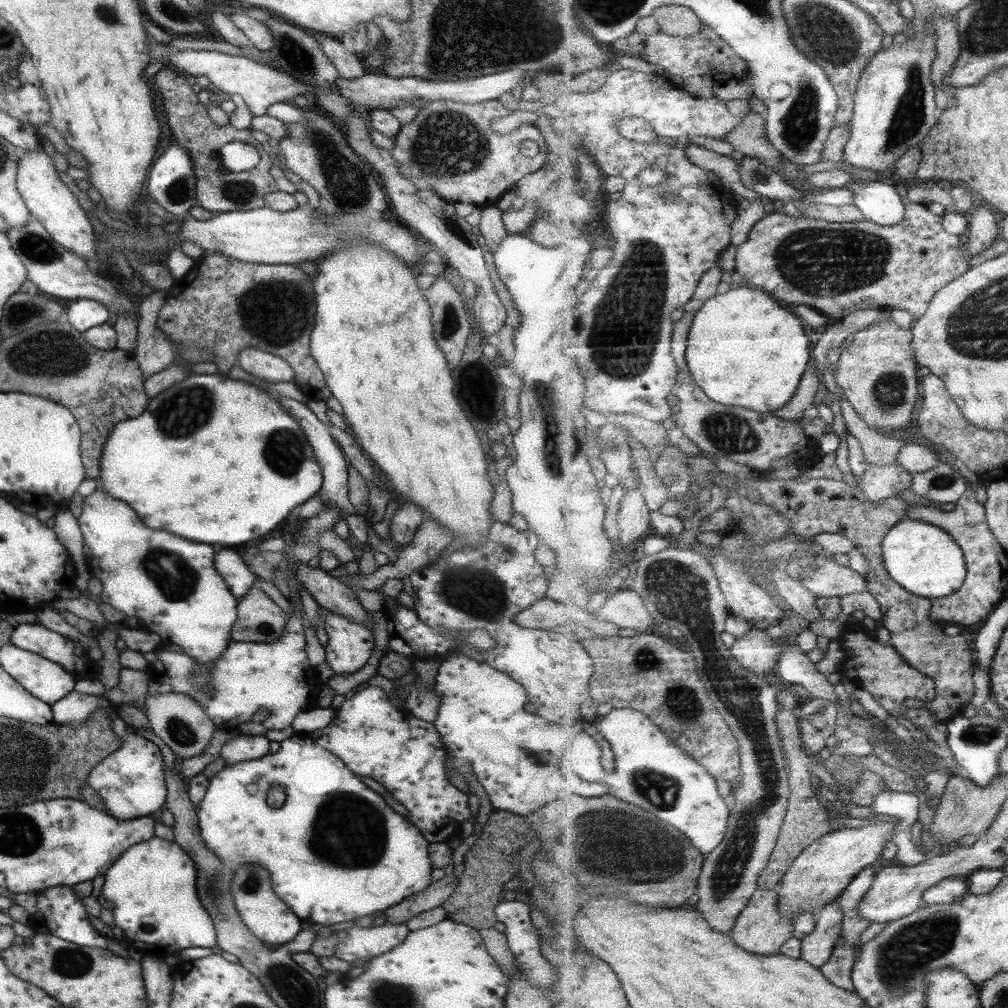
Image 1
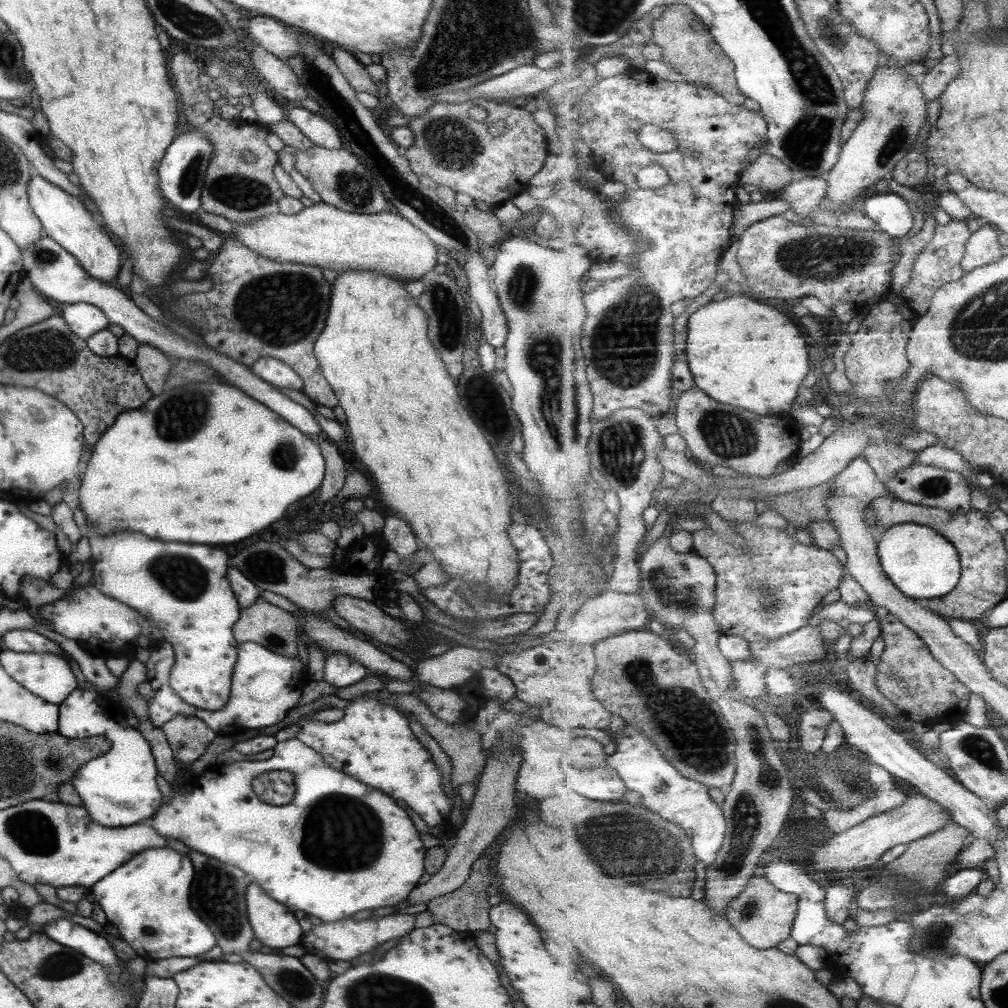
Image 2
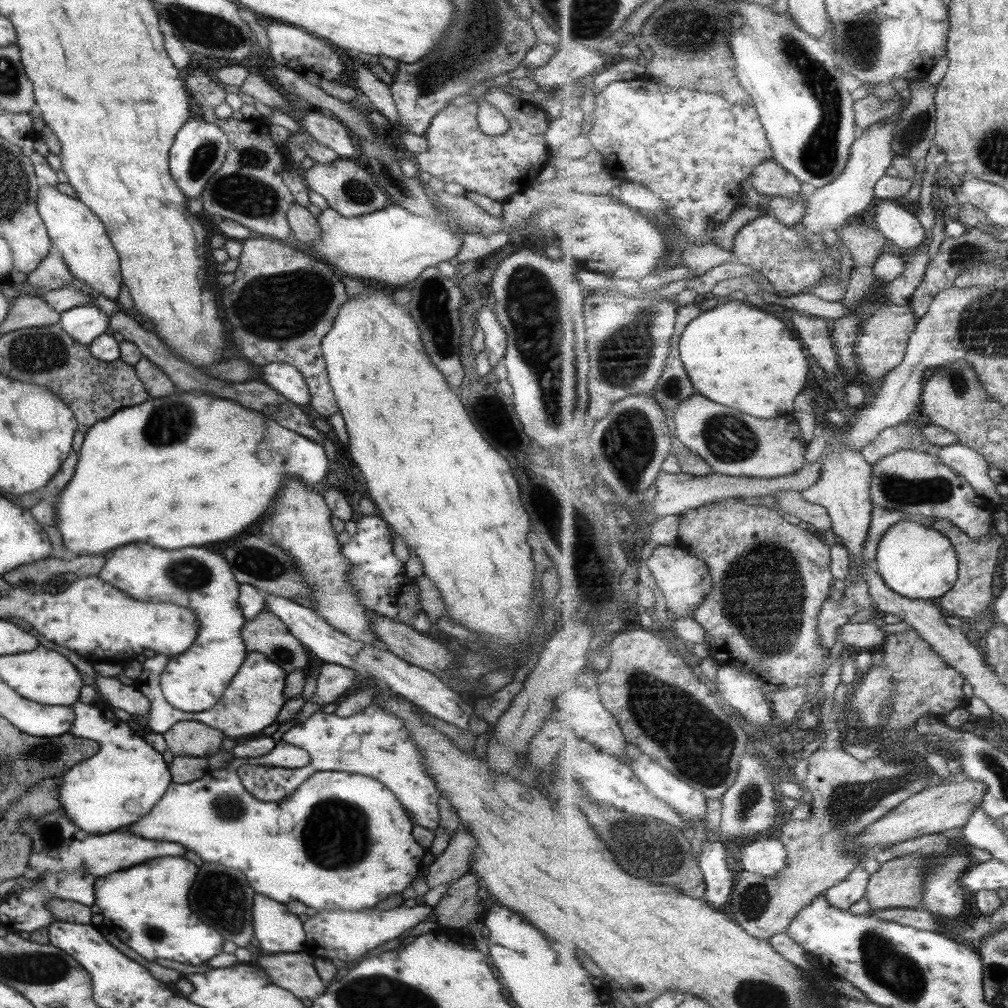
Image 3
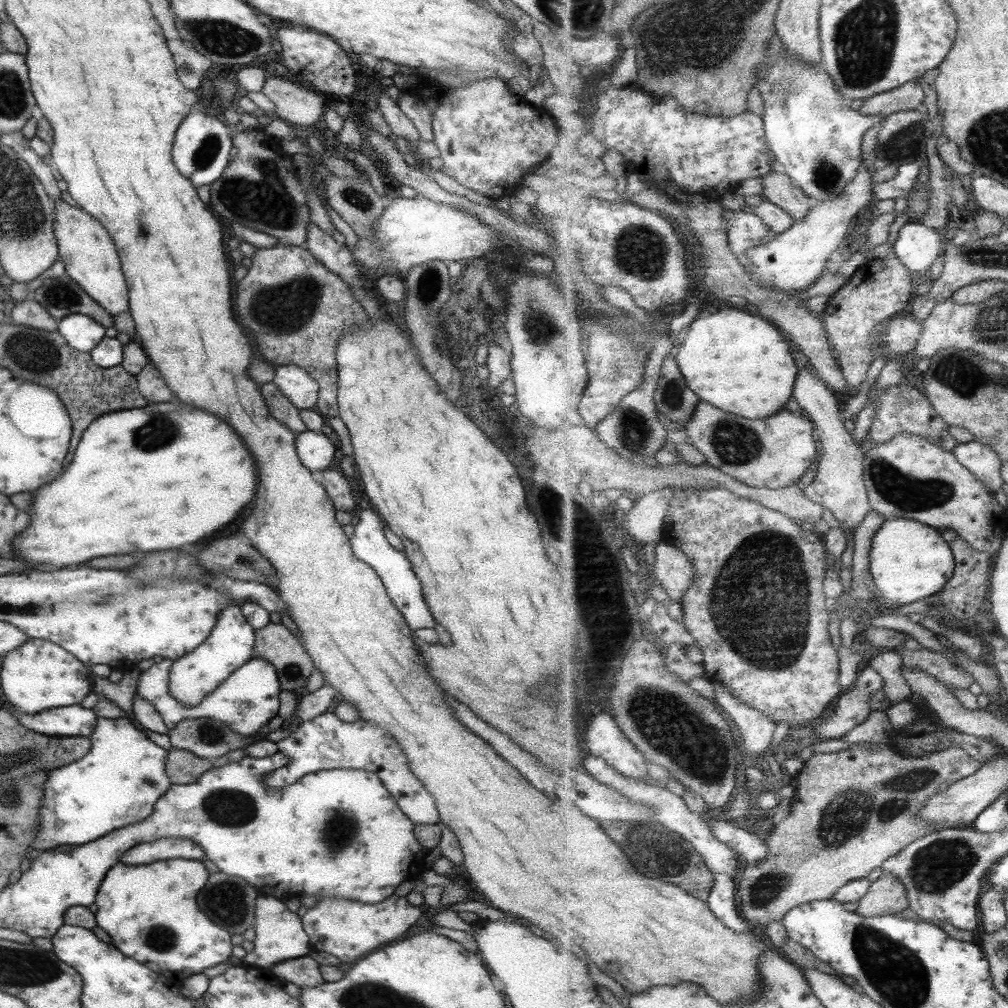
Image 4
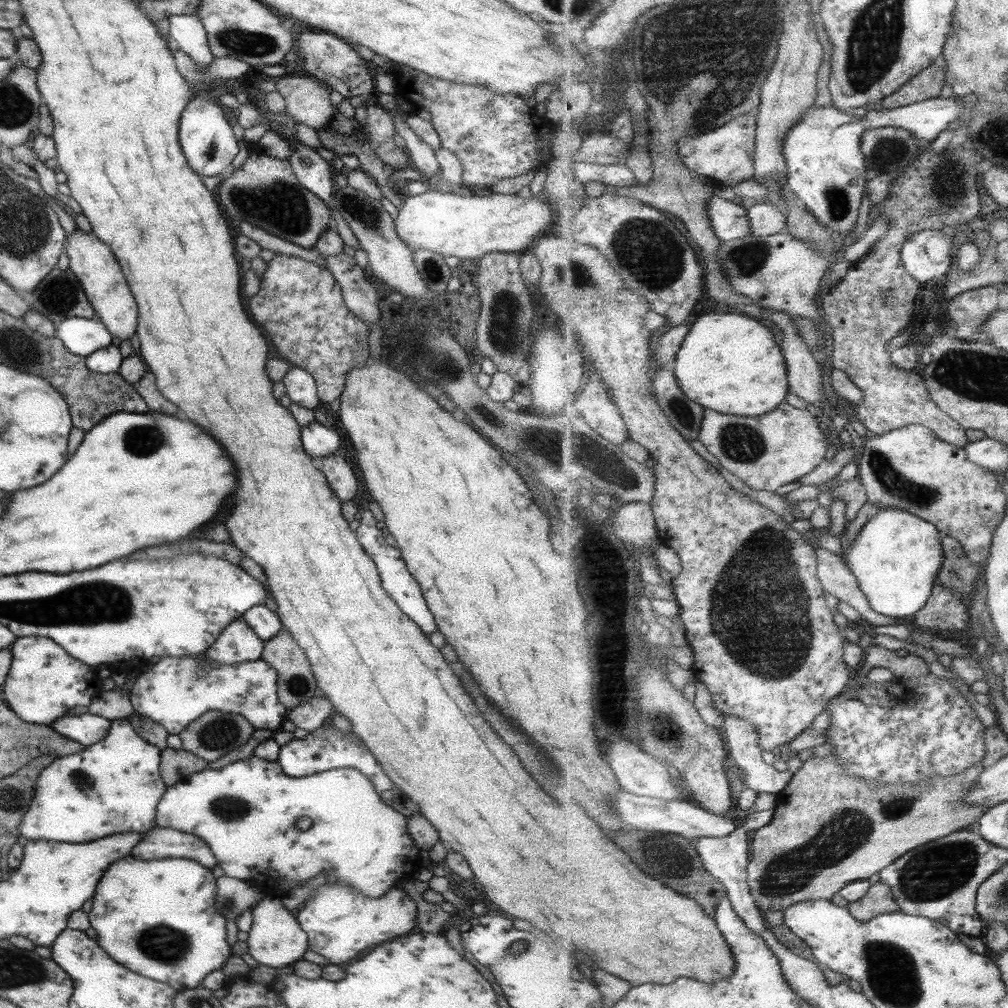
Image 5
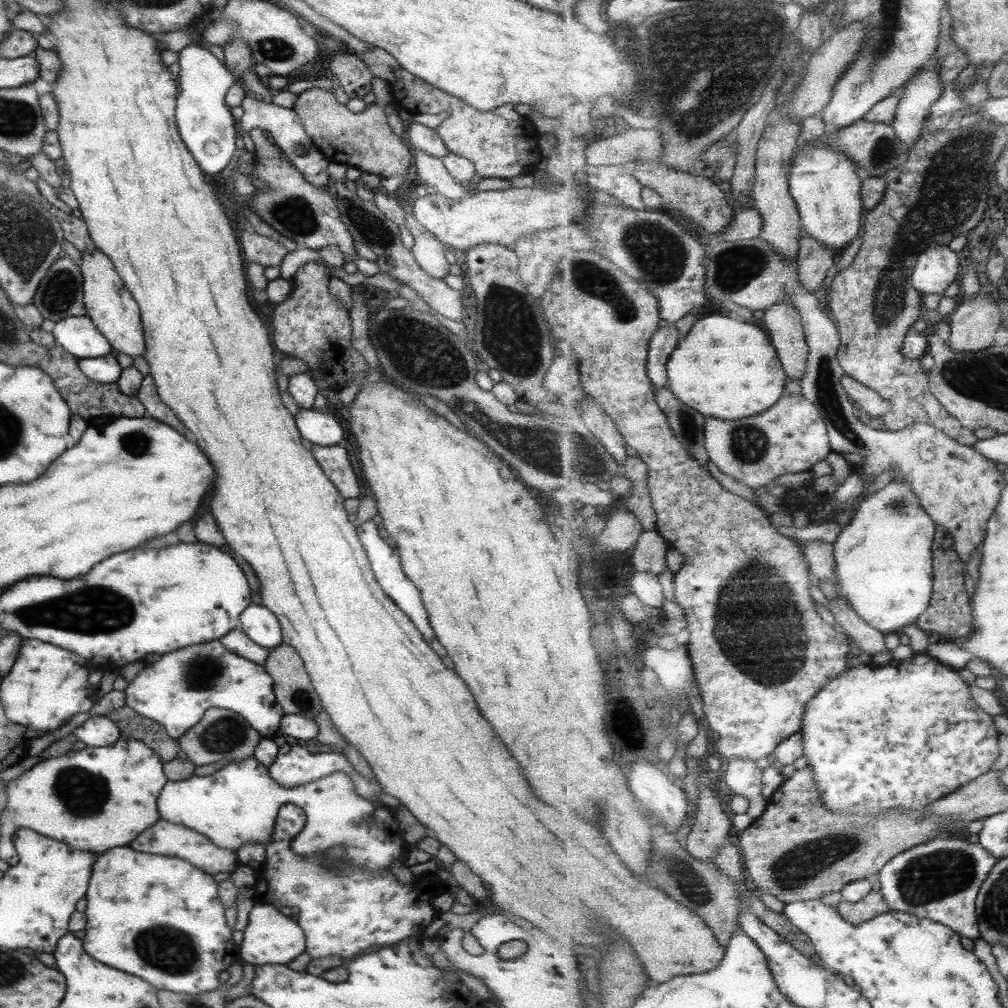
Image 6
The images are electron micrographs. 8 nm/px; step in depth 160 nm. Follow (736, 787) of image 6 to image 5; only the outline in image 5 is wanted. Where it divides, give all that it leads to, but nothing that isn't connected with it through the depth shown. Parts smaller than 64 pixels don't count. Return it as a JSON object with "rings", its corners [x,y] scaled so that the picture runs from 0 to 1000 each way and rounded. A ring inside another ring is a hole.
{"rings":[[[721,711],[718,713],[716,725],[719,727],[720,735],[723,736],[725,755],[735,765],[737,777],[741,782],[752,786],[763,786],[772,790],[785,776],[785,768],[782,765],[773,766],[771,762],[763,760],[757,754],[757,743],[755,742],[750,720],[741,713],[733,711]]]}

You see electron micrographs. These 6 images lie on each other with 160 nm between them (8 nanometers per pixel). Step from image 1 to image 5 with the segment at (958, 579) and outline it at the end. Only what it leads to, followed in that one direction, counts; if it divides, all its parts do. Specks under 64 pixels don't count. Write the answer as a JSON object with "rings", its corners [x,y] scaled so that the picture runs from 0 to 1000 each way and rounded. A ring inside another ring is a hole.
{"rings":[[[872,504],[872,508],[860,517],[849,539],[838,547],[837,554],[860,590],[866,605],[886,613],[906,611],[916,604],[925,592],[933,565],[937,562],[937,542],[933,526],[917,514],[893,504]]]}

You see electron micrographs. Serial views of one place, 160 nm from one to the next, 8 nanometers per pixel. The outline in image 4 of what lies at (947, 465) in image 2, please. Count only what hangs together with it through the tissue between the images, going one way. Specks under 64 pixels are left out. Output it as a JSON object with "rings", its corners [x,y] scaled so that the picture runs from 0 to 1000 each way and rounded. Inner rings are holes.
{"rings":[[[963,438],[951,439],[945,447],[949,456],[972,474],[983,487],[991,486],[997,480],[993,474],[994,456],[983,442]]]}

